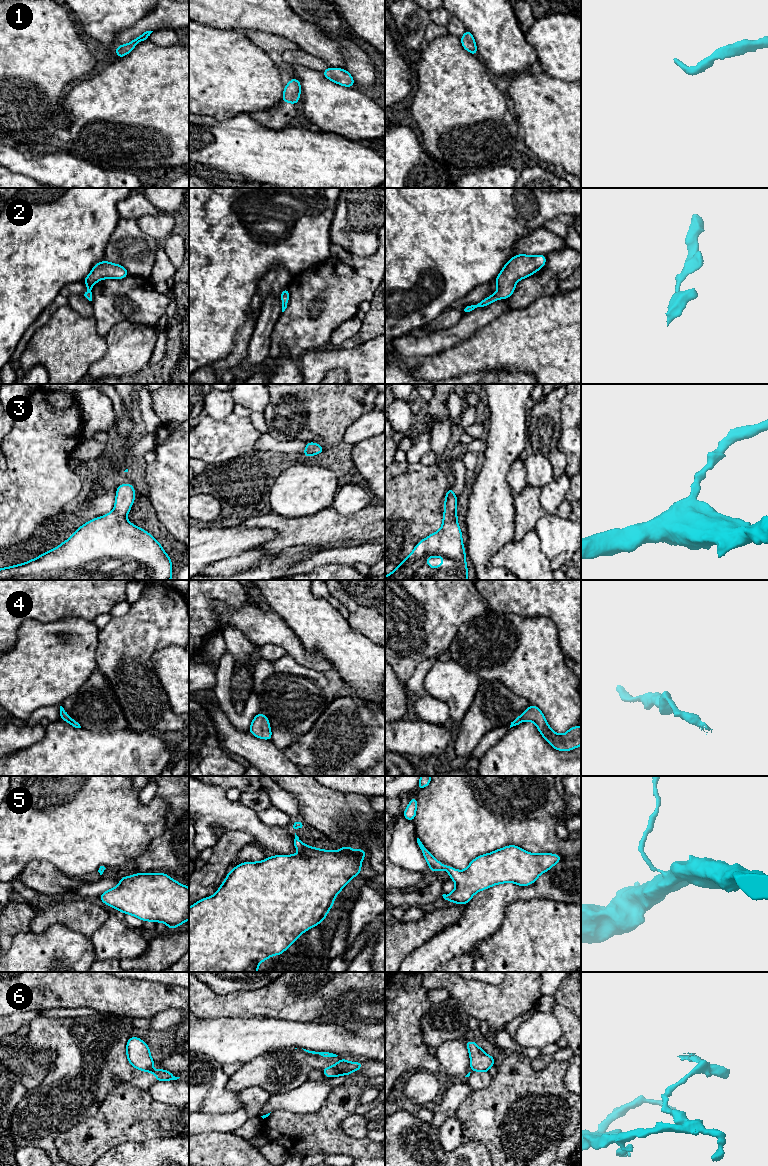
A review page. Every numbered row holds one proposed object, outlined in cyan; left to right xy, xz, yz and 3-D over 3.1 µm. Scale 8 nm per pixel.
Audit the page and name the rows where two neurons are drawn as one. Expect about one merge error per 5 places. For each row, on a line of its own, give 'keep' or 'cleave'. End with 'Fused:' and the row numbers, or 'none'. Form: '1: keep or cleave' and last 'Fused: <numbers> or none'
1: keep
2: keep
3: keep
4: keep
5: keep
6: cleave
Fused: 6

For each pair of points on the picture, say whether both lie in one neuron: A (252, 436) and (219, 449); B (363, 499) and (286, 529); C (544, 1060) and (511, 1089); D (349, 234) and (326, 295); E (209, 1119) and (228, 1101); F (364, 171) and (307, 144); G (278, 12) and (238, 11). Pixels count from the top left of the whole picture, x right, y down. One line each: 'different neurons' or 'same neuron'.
A: same neuron
B: different neurons
C: different neurons
D: different neurons
E: different neurons
F: same neuron
G: same neuron

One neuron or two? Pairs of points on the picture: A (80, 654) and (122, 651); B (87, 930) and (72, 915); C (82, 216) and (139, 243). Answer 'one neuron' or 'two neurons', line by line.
A: two neurons
B: one neuron
C: two neurons

